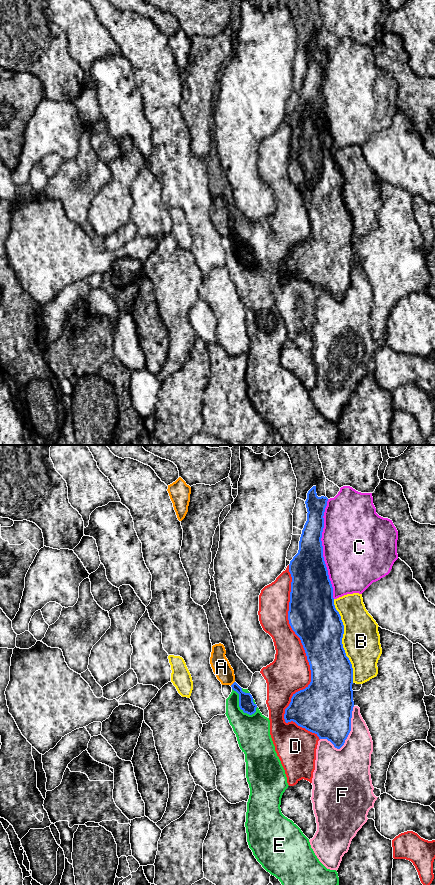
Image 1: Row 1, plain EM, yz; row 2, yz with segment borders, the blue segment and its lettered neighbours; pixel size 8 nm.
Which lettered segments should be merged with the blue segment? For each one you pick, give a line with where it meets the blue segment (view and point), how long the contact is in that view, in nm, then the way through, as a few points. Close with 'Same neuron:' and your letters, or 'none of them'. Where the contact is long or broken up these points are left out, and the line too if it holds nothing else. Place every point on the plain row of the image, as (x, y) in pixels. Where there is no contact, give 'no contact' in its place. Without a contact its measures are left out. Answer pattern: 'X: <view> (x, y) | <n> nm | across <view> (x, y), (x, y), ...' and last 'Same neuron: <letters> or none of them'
Same neuron: none of them

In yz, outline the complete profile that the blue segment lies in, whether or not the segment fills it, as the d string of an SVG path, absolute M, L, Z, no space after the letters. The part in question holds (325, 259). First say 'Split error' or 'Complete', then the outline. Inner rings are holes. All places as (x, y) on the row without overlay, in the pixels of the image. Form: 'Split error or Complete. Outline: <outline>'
Complete. Outline: M316 38L308 43L305 53L307 73L300 89L298 105L289 116L292 134L288 172L305 202L311 234L305 241L293 246L285 261L284 271L286 275L293 273L315 285L319 291L327 291L340 301L351 283L353 220L343 200L344 177L334 157L333 139L323 109L321 90L327 53L326 48L317 48Z

